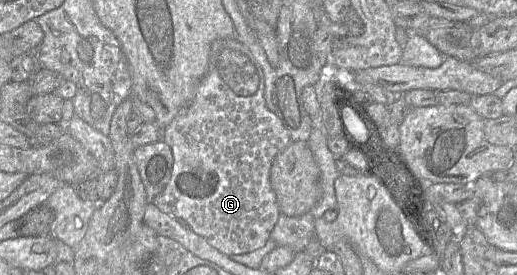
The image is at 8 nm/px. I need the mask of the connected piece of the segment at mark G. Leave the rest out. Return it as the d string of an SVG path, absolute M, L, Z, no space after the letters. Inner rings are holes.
M237 38L216 40L211 45L207 73L199 83L194 98L180 111L172 122L163 129L162 139L171 147L173 153L171 178L164 190L150 202L155 204L162 212L185 221L193 232L204 238L208 244L227 256L246 254L262 248L270 238L271 232L280 215L276 195L270 184L270 168L276 155L285 149L292 140L280 118L268 109L264 92L265 80L263 70L248 47Z

